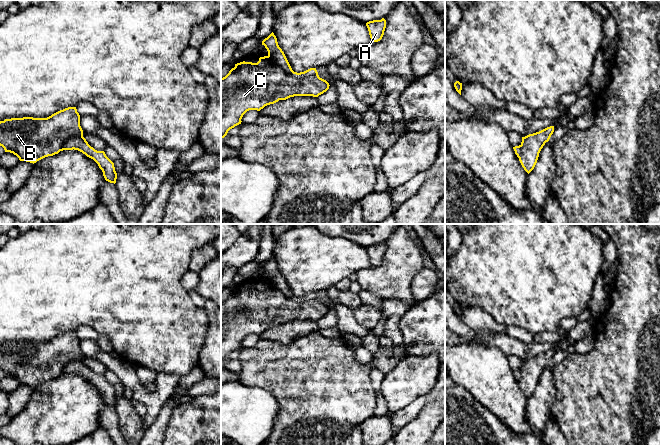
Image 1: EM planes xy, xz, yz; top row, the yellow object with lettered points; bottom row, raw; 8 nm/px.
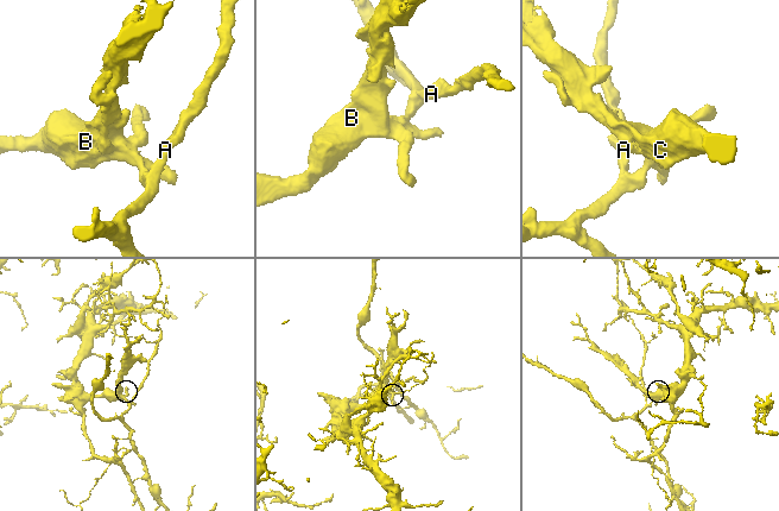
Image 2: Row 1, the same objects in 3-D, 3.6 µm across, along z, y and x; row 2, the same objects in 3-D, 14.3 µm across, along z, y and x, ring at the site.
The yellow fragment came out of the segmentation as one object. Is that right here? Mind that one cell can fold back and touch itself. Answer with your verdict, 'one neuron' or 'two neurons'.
two neurons

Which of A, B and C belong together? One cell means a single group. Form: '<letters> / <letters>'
A / B C

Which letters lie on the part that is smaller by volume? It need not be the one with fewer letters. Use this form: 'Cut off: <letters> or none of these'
Cut off: A

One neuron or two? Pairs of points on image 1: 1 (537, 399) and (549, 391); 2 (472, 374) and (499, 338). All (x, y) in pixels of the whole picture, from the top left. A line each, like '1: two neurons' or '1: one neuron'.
1: one neuron
2: two neurons

